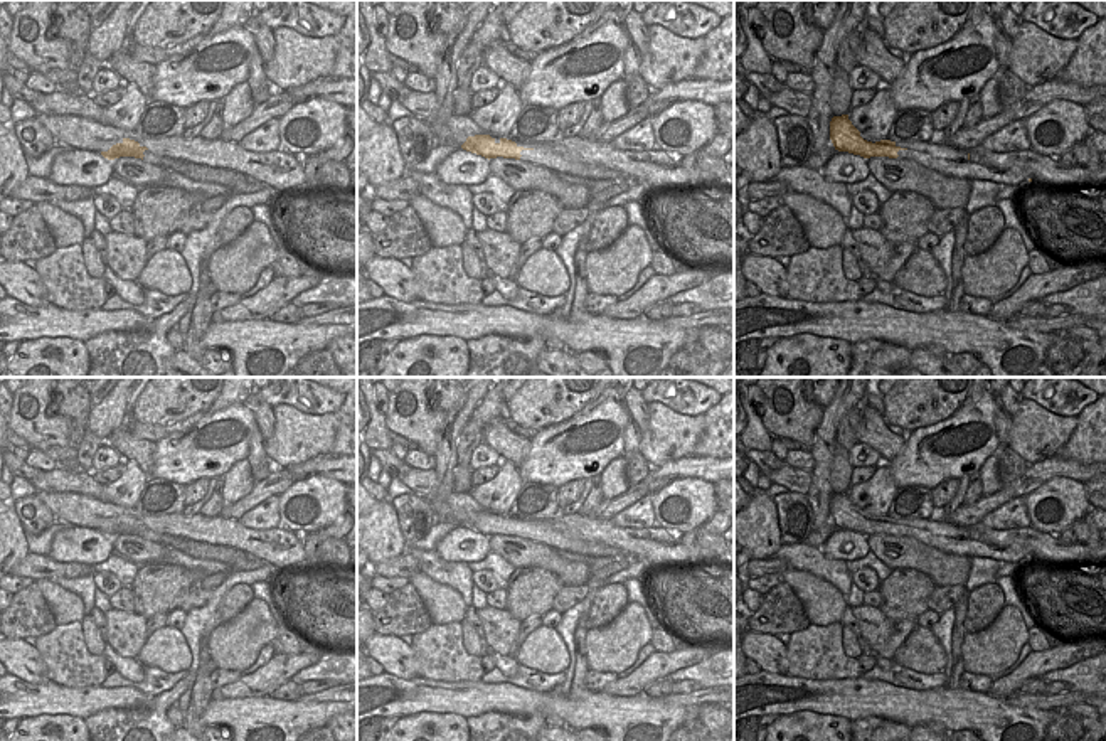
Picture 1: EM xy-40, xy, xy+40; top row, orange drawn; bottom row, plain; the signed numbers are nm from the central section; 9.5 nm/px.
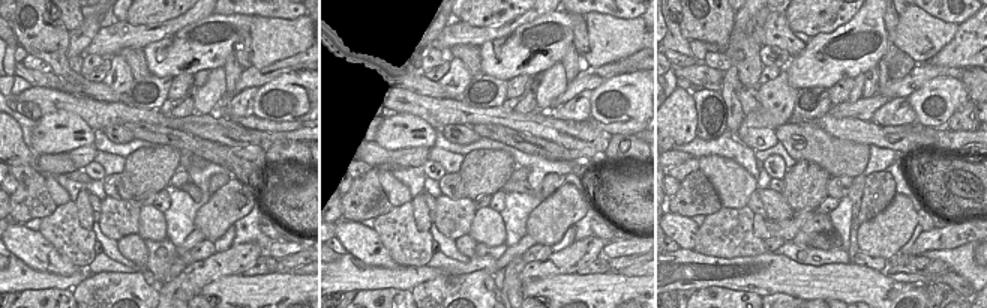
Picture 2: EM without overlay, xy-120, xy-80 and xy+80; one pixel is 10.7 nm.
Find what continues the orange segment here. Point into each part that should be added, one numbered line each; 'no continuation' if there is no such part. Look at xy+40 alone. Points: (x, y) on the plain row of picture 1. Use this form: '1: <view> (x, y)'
1: xy+40 (943, 536).

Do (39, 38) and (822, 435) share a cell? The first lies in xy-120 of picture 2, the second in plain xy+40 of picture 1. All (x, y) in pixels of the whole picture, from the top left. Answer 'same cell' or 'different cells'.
different cells

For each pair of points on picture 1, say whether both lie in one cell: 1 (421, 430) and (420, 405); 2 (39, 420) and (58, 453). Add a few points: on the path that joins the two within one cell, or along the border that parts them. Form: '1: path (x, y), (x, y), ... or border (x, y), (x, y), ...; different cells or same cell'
1: path (421, 423), (420, 411); same cell
2: path (44, 428), (54, 445); same cell

